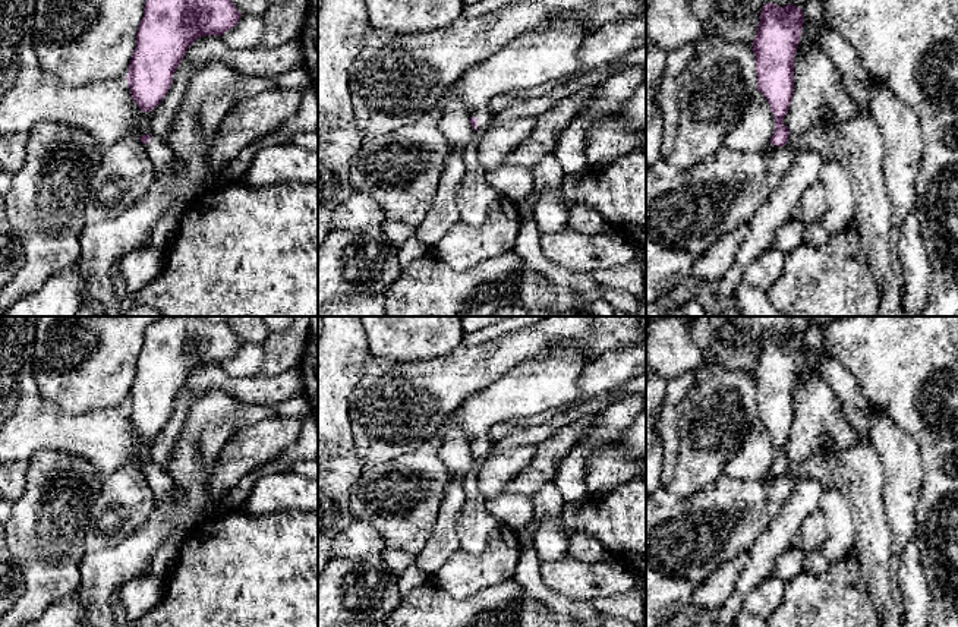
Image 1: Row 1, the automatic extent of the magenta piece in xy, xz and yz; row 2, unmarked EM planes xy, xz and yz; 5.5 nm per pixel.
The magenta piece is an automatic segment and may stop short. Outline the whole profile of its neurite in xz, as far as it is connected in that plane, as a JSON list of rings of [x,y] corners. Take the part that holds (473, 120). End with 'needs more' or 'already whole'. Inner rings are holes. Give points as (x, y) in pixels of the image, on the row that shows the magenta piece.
[[[488,105],[482,107],[472,113],[470,123],[475,130],[486,129],[492,125],[494,114]]]; needs more

